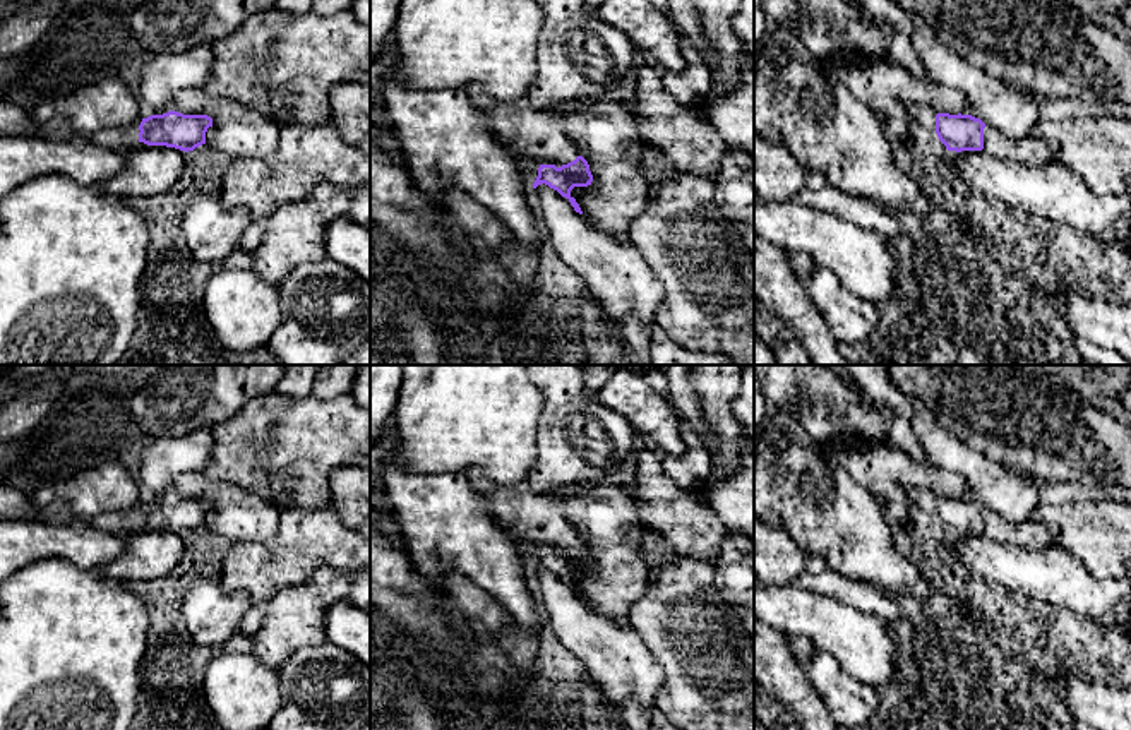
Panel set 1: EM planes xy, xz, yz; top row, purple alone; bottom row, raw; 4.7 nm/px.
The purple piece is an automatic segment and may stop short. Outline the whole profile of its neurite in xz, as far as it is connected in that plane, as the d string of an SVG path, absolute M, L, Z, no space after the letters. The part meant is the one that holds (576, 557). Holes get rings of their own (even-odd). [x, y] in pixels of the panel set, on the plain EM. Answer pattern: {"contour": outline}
{"contour": "M577 540L574 545L557 552L555 548L540 548L538 560L533 567L533 572L545 567L550 572L557 574L566 581L576 596L583 598L579 588L571 579L574 571L588 571L593 565L589 548L583 540Z"}

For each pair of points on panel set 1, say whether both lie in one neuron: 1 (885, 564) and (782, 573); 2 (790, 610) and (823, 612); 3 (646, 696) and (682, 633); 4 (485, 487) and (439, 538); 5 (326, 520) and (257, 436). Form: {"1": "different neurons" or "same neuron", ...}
{"1": "different neurons", "2": "same neuron", "3": "different neurons", "4": "different neurons", "5": "different neurons"}

